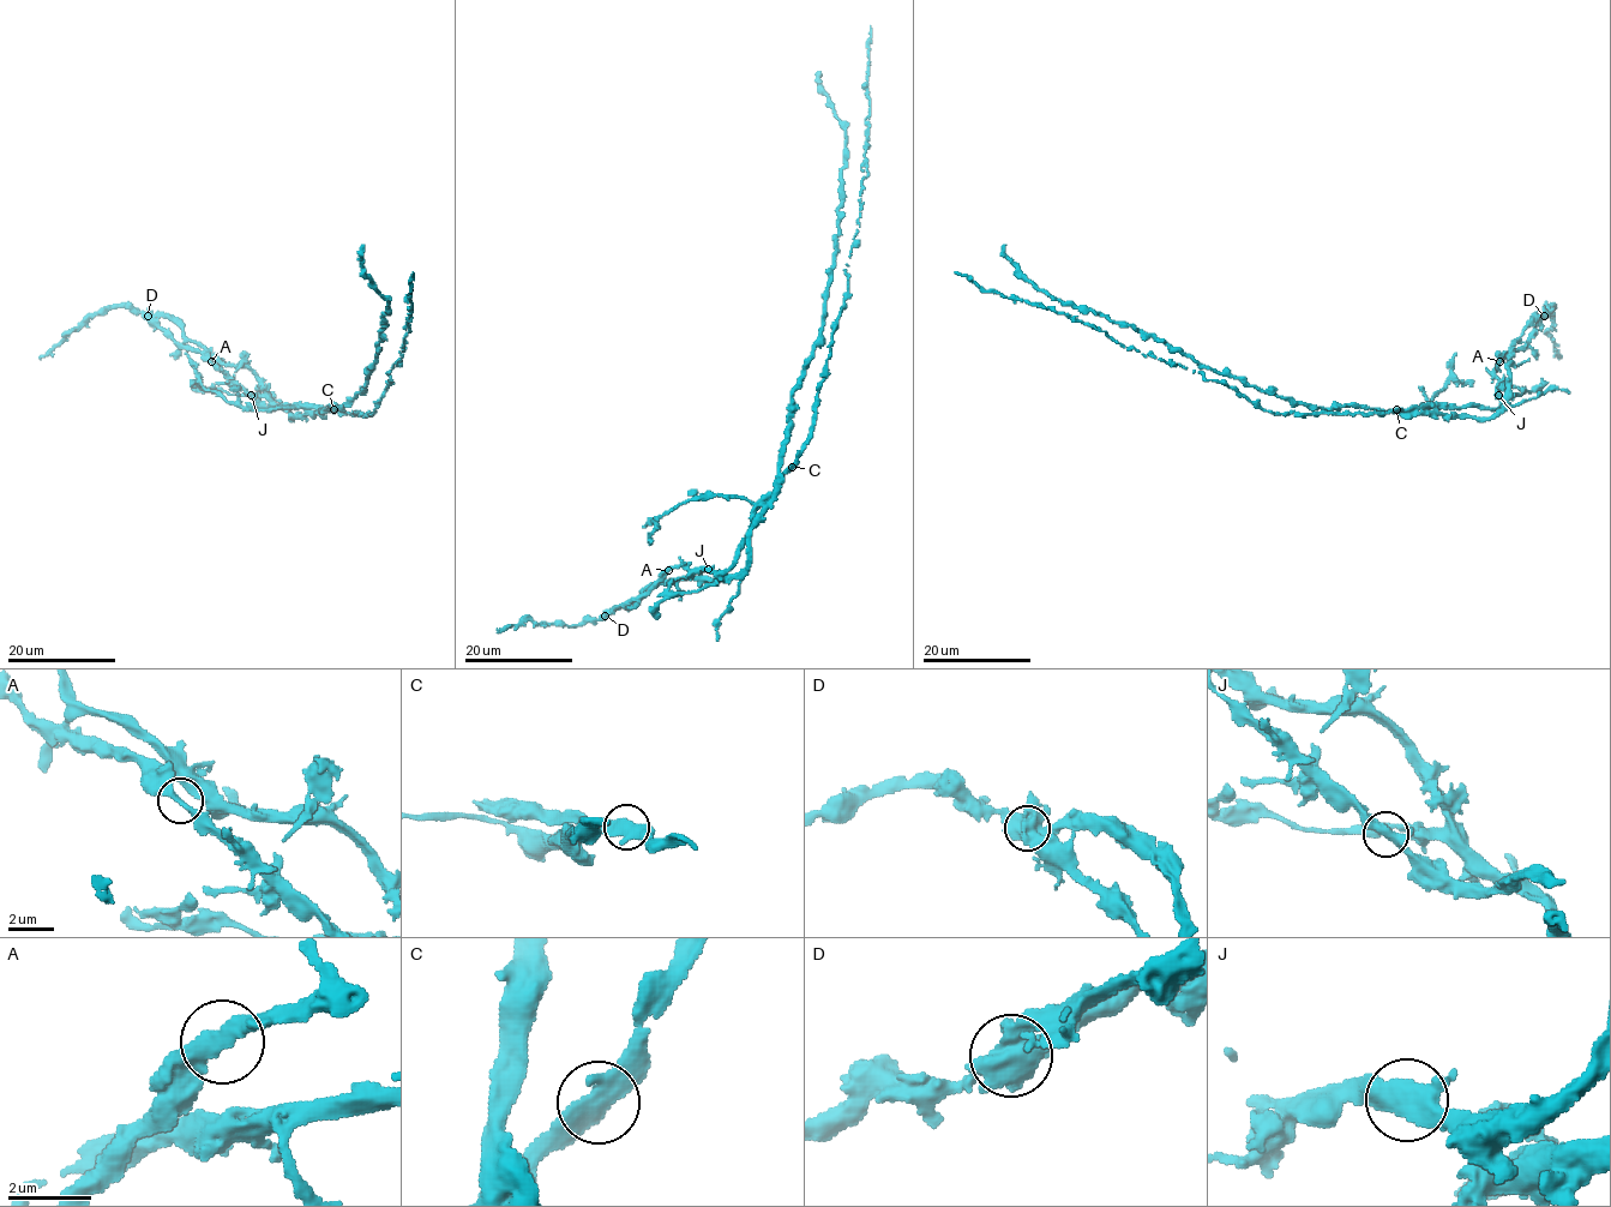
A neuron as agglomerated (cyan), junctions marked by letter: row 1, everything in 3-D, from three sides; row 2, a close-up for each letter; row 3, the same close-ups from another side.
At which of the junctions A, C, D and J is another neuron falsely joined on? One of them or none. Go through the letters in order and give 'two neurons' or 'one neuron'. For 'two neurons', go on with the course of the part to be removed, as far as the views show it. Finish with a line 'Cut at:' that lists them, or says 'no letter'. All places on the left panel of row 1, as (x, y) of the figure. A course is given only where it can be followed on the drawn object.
A: one neuron
C: one neuron
D: two neurons; course (146, 316), (175, 341), (198, 348), (271, 408), (372, 413), (410, 331), (413, 271)
J: one neuron
Cut at: D

